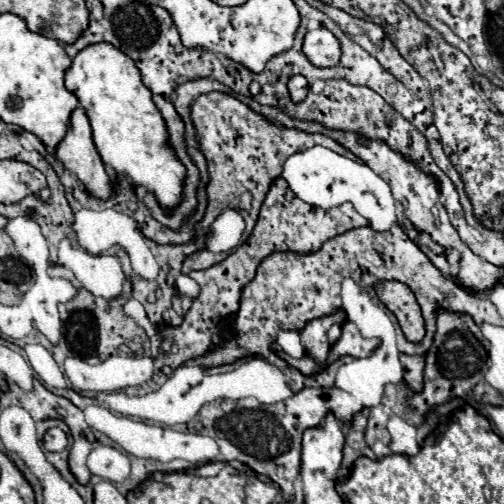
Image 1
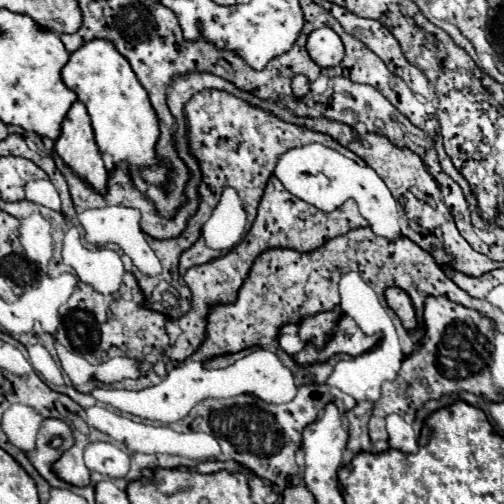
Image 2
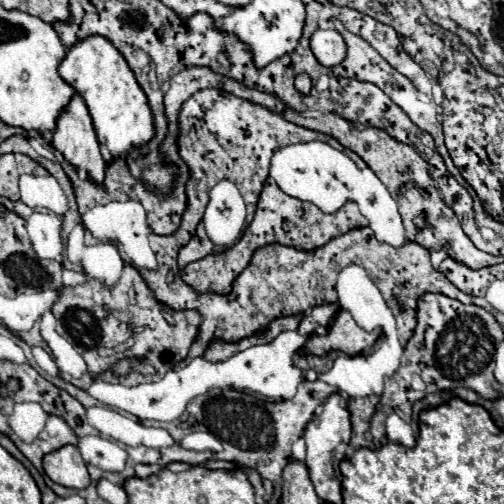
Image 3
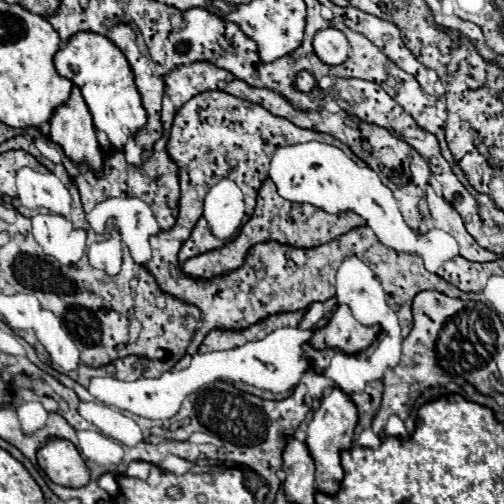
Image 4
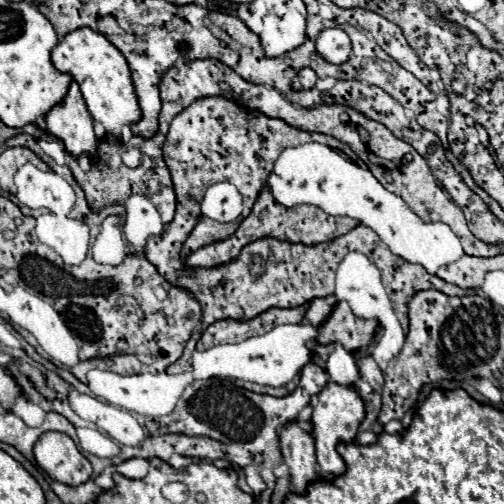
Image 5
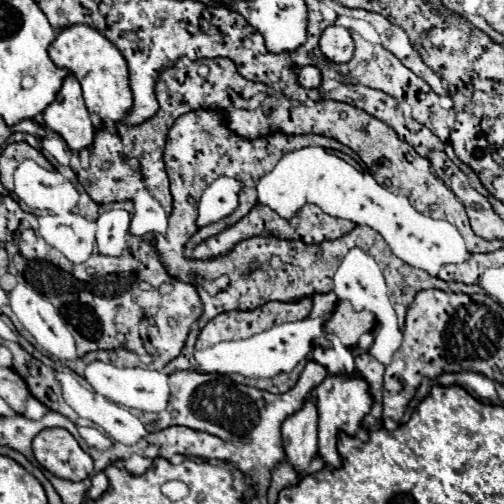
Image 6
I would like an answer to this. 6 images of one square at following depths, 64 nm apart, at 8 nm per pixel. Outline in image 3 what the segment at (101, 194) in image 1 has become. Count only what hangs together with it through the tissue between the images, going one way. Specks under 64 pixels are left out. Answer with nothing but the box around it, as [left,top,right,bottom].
[52,94,106,184]

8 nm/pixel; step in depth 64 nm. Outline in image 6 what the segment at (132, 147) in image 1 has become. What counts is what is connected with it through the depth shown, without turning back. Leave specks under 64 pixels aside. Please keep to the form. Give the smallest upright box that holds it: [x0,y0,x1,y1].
[48,24,132,124]

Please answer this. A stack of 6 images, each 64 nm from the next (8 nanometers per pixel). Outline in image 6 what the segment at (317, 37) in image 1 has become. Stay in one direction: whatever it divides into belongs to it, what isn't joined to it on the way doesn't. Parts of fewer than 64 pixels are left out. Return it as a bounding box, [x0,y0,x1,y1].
[318,26,354,62]

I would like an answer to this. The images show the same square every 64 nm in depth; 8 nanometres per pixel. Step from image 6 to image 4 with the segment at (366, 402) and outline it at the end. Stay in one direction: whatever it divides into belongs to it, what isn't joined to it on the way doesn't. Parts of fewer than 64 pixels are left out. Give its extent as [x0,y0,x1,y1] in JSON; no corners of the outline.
[306,388,358,496]

